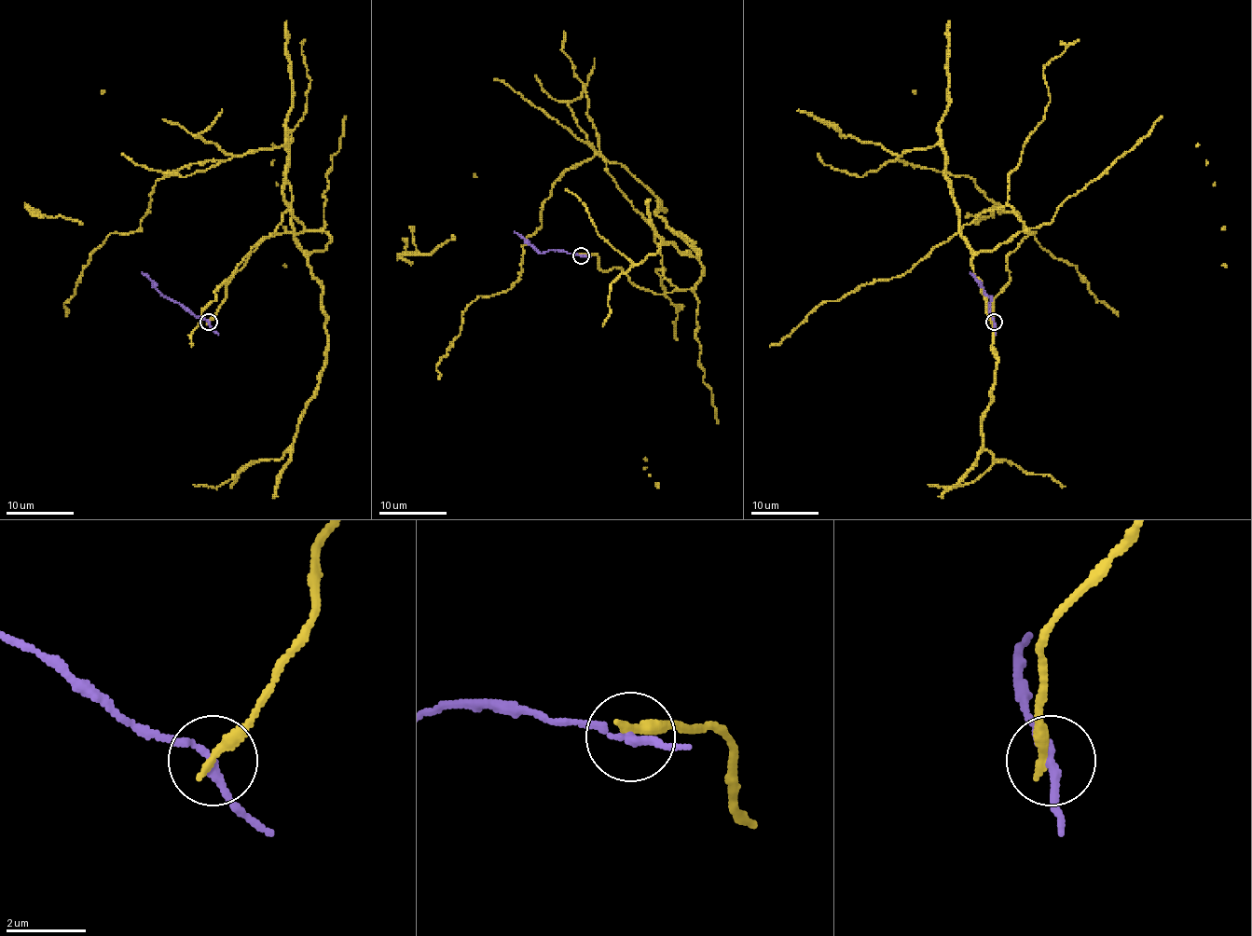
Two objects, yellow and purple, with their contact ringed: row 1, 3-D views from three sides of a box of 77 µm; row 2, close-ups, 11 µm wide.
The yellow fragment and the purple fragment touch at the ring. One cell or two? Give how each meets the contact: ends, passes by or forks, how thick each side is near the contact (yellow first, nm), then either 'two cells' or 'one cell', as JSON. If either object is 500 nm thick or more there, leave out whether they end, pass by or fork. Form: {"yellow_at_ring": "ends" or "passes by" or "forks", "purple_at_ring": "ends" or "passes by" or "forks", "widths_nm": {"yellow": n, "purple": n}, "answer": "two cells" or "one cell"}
{"yellow_at_ring": "ends", "purple_at_ring": "passes by", "widths_nm": {"yellow": 300, "purple": 180}, "answer": "two cells"}

